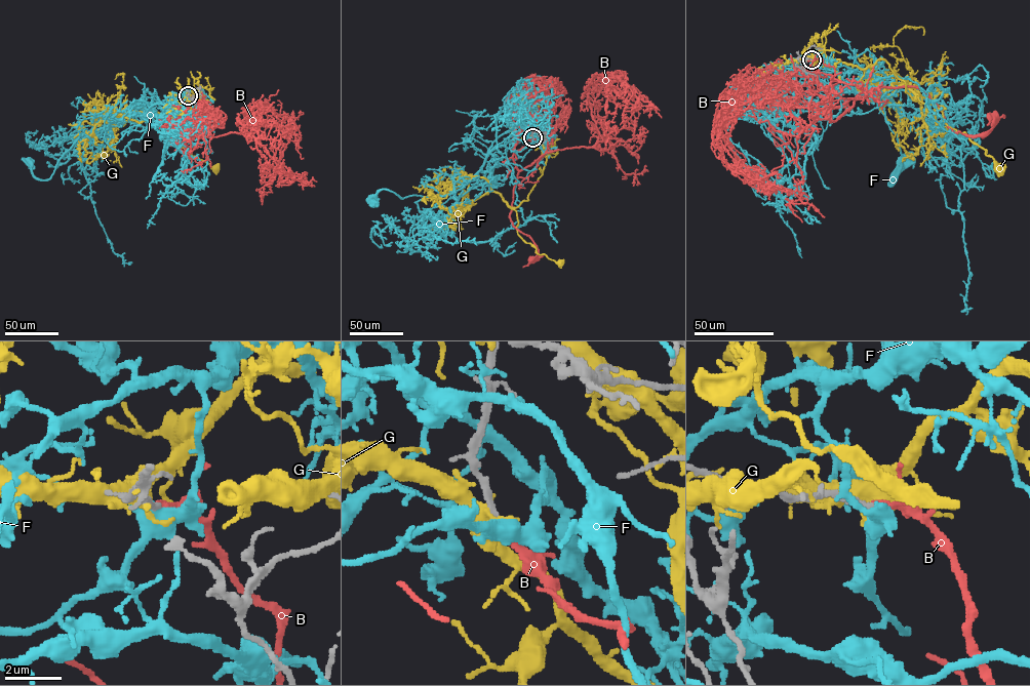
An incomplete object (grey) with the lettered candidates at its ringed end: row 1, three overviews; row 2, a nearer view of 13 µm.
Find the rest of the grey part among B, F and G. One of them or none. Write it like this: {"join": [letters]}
{"join": ["B"]}

